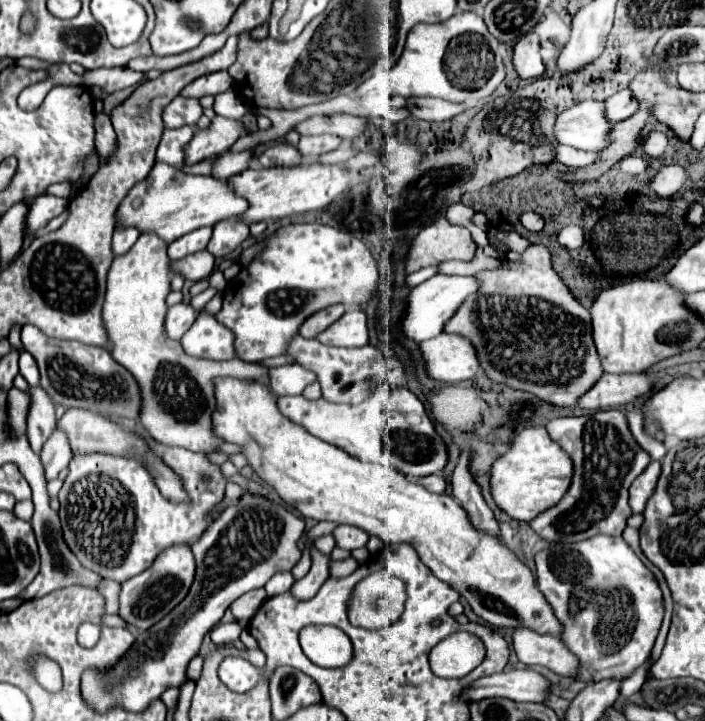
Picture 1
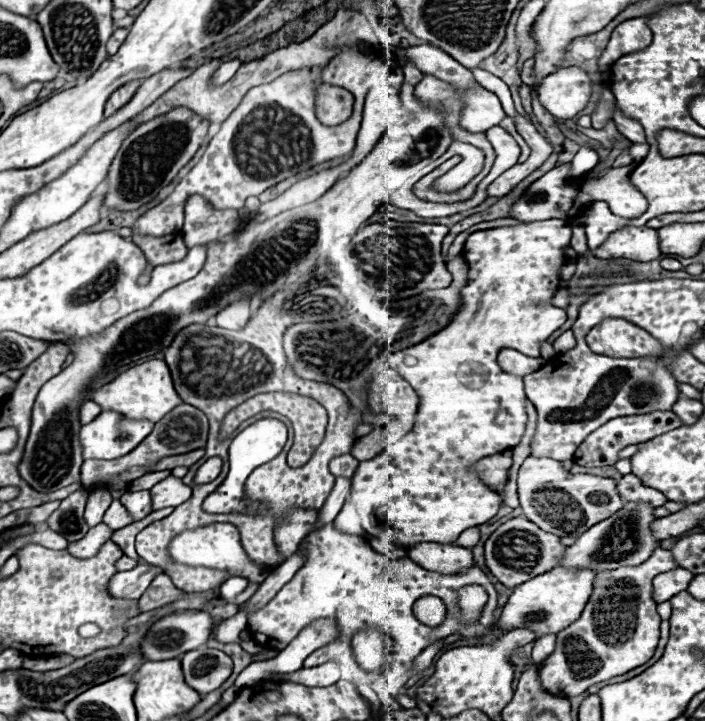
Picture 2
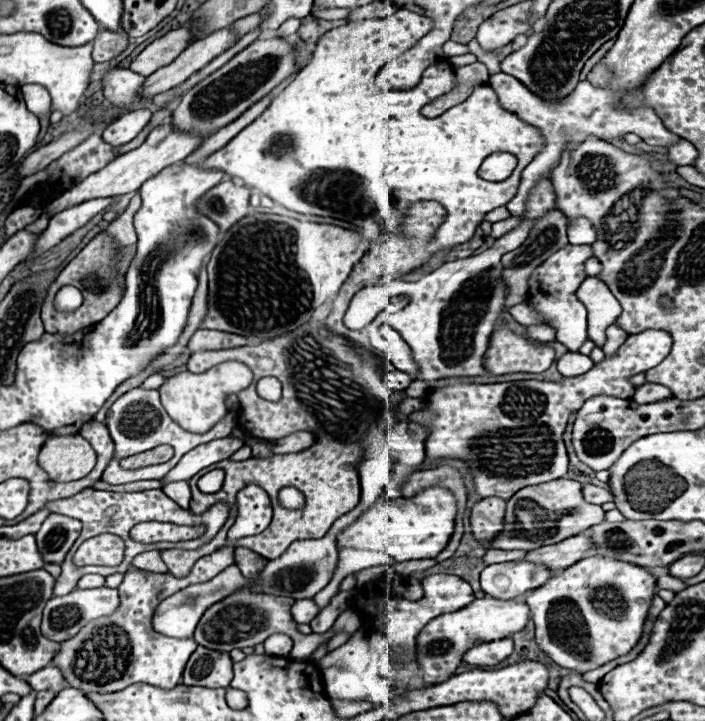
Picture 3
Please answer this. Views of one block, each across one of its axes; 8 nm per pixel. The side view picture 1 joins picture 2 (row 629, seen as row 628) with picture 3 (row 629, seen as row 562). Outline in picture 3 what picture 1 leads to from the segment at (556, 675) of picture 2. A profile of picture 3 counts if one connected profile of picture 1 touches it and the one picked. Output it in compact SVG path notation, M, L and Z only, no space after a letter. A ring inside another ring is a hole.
M600 554L584 558L574 566L562 570L560 574L552 576L548 584L536 588L526 596L532 620L536 624L536 642L540 650L548 654L552 662L556 662L560 668L578 674L600 668L620 656L626 656L638 644L648 610L652 606L654 590L656 578L642 566Z

